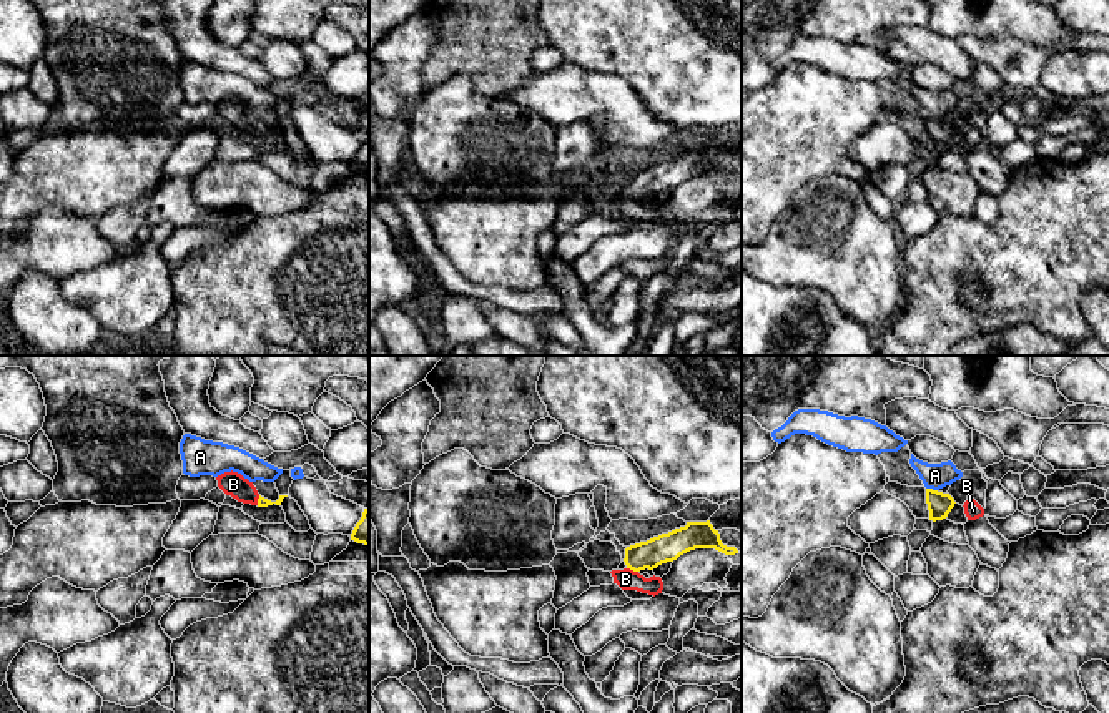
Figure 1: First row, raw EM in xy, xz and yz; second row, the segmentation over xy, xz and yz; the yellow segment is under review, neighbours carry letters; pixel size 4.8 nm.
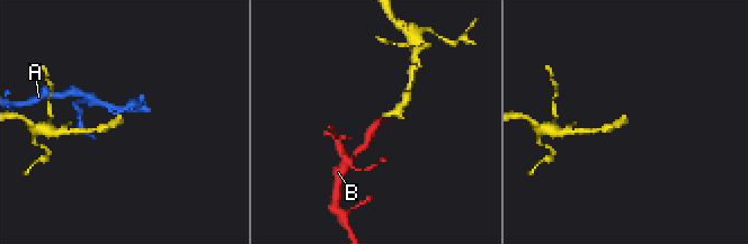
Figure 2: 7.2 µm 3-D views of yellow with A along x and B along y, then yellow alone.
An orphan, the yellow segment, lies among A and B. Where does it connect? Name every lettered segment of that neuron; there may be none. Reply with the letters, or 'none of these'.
B

